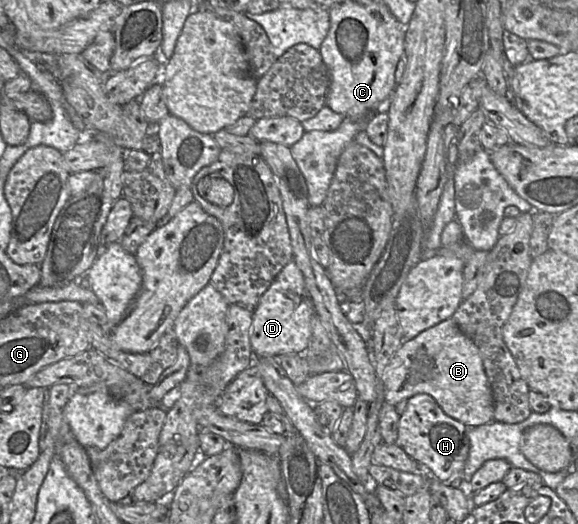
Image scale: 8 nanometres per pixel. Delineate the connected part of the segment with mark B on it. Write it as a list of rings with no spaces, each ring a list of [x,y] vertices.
[[[451,317],[406,341],[383,371],[385,404],[396,406],[417,394],[428,394],[451,418],[466,426],[494,419],[494,399],[482,357],[475,343],[464,335]]]

